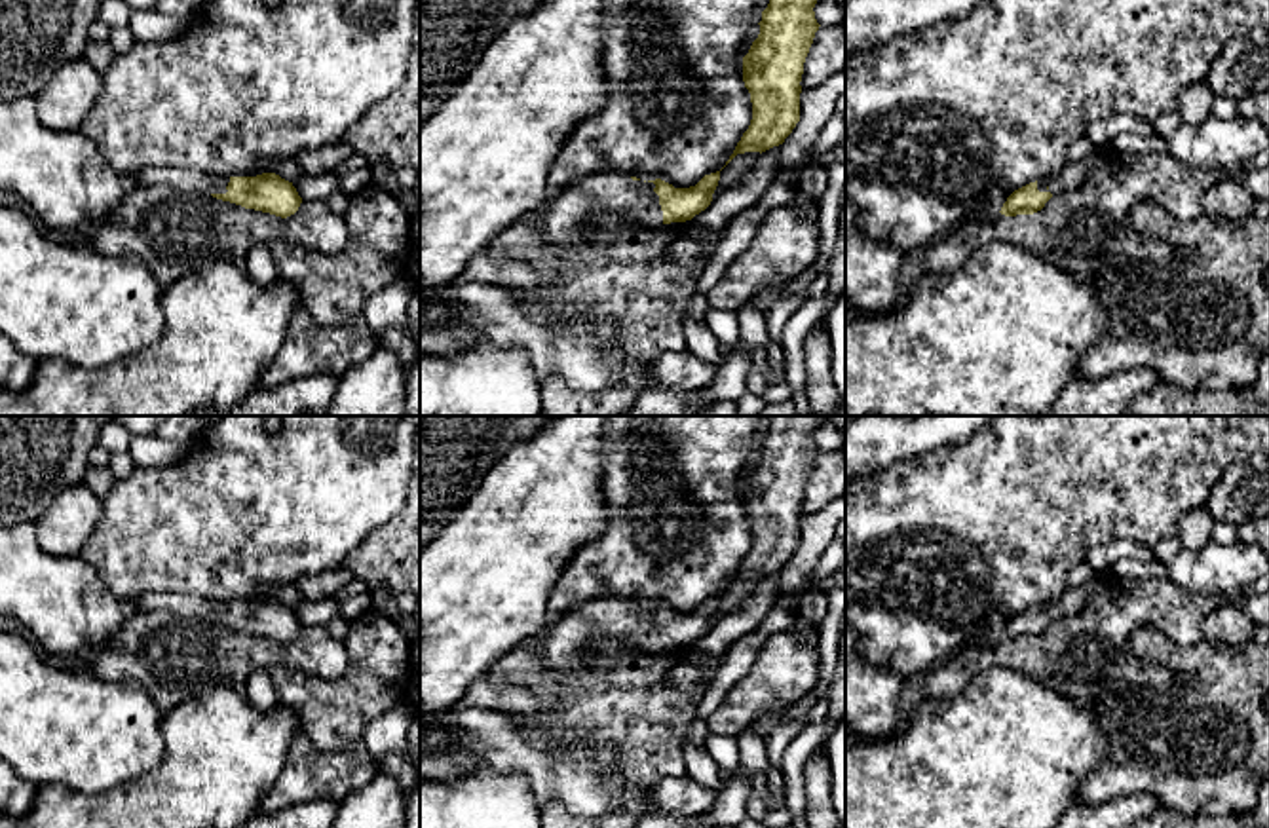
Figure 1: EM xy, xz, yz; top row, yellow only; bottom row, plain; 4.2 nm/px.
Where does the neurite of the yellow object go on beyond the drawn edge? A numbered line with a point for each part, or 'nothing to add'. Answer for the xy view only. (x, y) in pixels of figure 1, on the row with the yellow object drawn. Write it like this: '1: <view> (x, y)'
1: xy (183, 179)

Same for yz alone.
1: yz (1072, 175)

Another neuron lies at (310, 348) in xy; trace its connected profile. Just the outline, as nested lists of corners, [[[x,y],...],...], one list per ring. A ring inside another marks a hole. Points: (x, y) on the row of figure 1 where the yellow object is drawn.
[[[300,302],[260,386],[275,387],[313,374],[331,374],[338,380],[350,368],[369,361],[378,346],[380,340],[363,315],[348,325],[321,325]]]

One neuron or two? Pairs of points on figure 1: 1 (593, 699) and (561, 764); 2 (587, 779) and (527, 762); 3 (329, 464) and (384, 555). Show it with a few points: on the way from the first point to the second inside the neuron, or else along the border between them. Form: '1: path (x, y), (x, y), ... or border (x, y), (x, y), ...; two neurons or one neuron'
1: border (527, 733), (586, 745), (603, 762), (610, 760); two neurons
2: path (572, 775), (555, 771), (542, 762); one neuron
3: border (399, 508), (342, 564); two neurons

